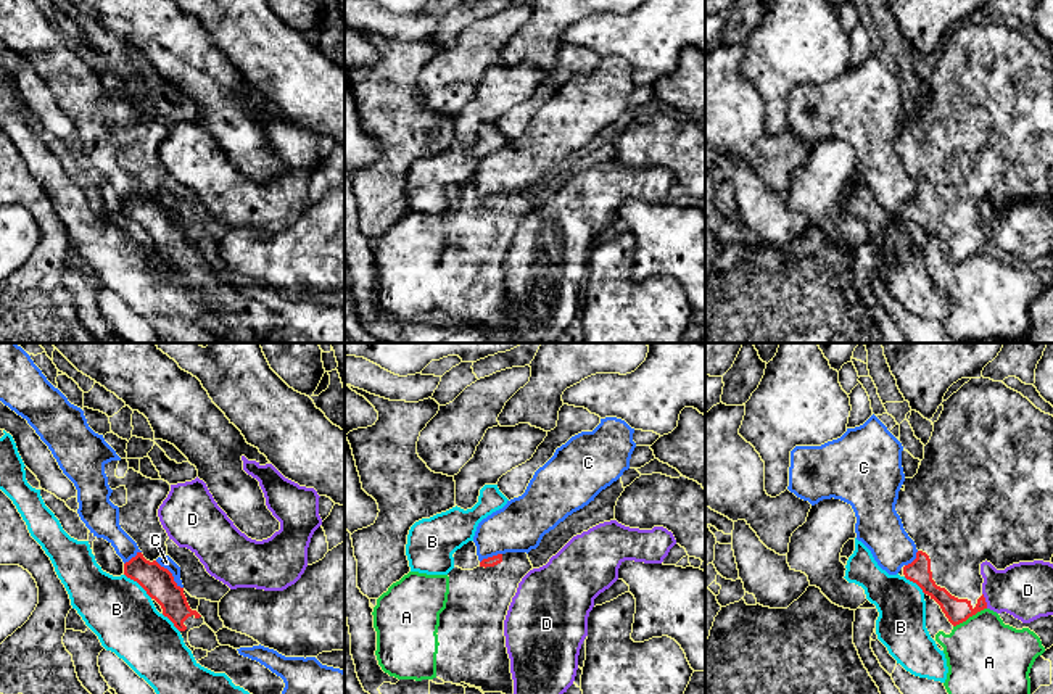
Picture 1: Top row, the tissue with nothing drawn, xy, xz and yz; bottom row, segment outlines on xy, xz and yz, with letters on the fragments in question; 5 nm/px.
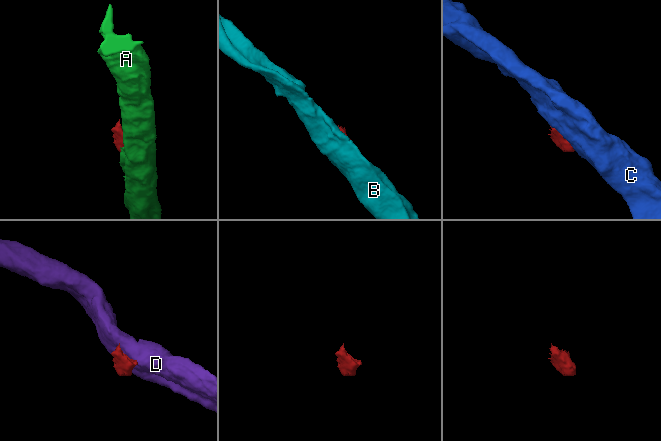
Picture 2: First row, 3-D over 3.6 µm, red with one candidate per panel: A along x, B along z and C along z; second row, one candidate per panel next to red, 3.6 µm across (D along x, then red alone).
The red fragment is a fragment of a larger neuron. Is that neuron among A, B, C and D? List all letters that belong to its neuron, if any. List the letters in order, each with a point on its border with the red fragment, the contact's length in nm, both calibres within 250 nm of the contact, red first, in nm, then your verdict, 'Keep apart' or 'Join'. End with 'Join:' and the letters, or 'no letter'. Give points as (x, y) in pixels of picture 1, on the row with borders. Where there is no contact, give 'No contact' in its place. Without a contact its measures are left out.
A: Touches red at yz (970, 615). Shared border 190 nm. Thickness 120 nm (red) against 380 nm. Keep apart
B: Touches red at xy (139, 583). Shared border 190 nm. Thickness 160 nm (red) against 320 nm. Keep apart
C: Touches red at xy (171, 574). Shared border 200 nm. Thickness 160 nm (red) against 60 nm. Keep apart
D: Touches red at yz (984, 601). Shared border 80 nm. Thickness 120 nm (red) against 280 nm. Keep apart
Join: no letter

